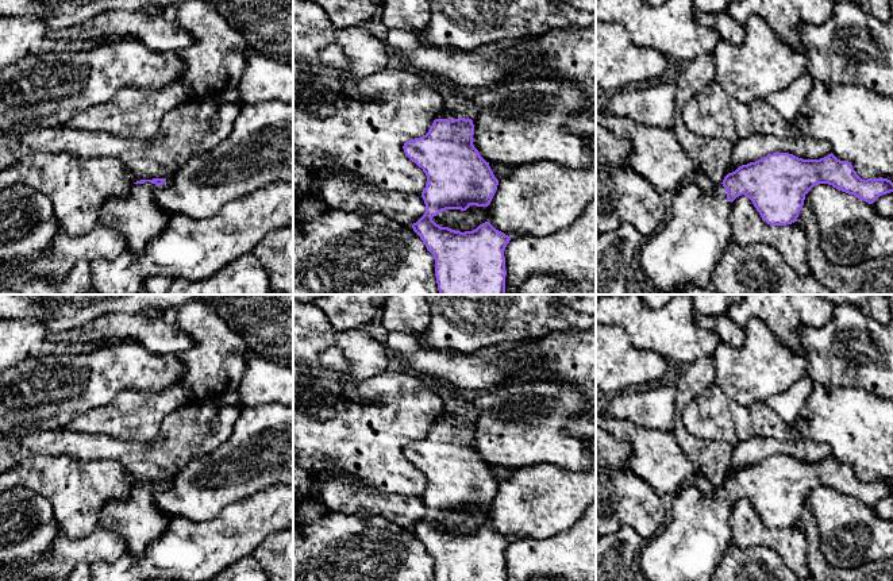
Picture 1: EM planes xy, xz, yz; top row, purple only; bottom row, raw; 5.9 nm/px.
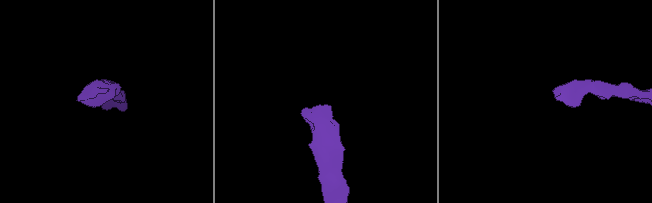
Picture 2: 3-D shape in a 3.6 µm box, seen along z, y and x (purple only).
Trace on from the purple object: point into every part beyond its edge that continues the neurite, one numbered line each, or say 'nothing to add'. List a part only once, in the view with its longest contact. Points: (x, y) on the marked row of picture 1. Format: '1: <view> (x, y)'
1: xz (455, 104)

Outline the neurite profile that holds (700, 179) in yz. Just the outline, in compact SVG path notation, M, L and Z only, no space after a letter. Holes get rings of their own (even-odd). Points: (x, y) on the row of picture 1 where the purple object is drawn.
M698 170L690 180L694 181L707 193L712 192L716 186L701 170Z

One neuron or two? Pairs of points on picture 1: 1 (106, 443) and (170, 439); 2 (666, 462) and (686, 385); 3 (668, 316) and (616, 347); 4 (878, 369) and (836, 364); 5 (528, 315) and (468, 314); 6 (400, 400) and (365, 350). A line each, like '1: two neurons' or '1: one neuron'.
1: one neuron
2: two neurons
3: two neurons
4: one neuron
5: one neuron
6: two neurons

